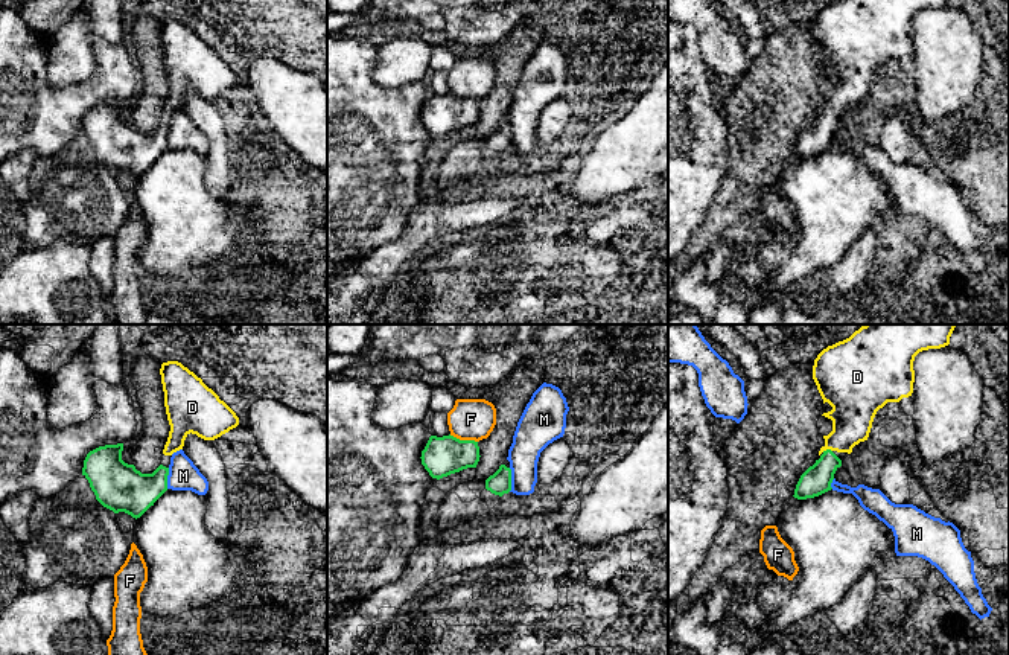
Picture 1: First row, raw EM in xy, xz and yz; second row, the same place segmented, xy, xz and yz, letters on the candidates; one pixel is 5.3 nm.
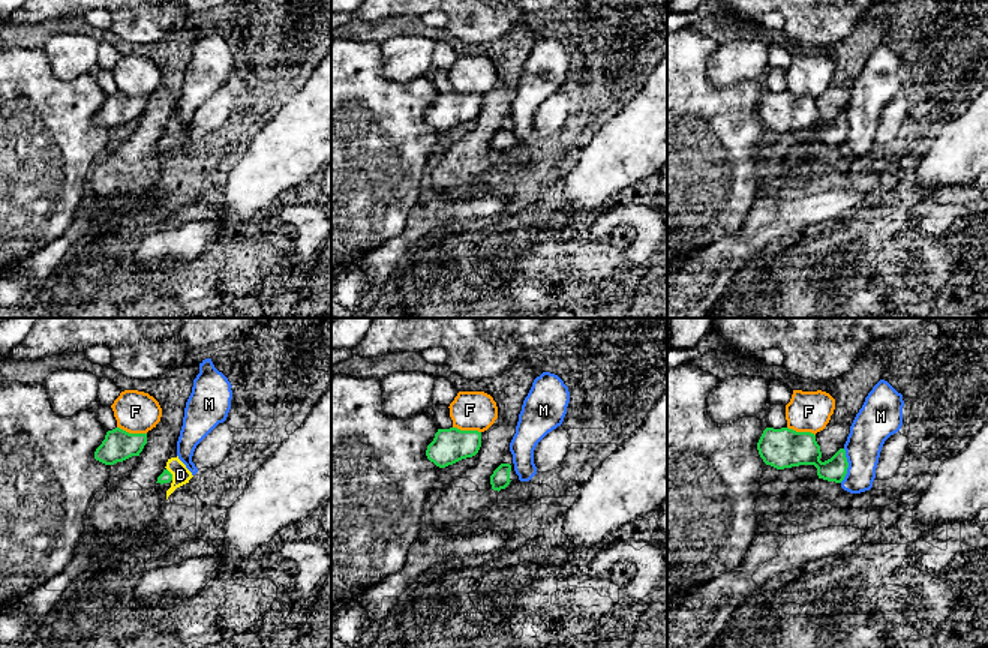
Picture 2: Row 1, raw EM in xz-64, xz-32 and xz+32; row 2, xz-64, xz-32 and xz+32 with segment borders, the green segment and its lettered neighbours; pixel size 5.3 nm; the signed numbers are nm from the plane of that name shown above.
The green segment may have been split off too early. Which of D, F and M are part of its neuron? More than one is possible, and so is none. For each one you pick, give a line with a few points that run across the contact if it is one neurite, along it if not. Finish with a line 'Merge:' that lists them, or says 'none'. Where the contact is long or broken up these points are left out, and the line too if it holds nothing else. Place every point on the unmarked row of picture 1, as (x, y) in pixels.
D: line yz (816, 139), (827, 124), (827, 108), (851, 84), (853, 72)
Merge: D

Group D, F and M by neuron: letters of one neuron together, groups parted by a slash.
D / F / M

